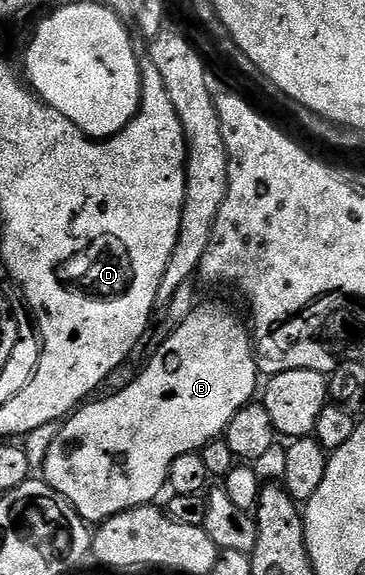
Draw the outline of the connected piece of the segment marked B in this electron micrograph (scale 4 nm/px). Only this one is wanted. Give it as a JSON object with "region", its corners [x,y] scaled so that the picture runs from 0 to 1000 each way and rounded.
{"region":[[[551,523],[537,537],[521,543],[521,550],[510,550],[510,557],[479,562],[474,574],[482,576],[419,612],[416,624],[397,633],[395,645],[386,650],[375,649],[359,664],[340,666],[326,678],[304,680],[293,687],[299,692],[285,692],[277,699],[263,699],[266,696],[233,697],[162,743],[167,748],[145,758],[142,770],[134,772],[132,784],[121,790],[118,837],[129,838],[134,845],[145,845],[219,892],[219,899],[244,911],[271,911],[348,887],[425,875],[430,871],[427,864],[444,856],[452,857],[466,807],[477,807],[477,800],[488,800],[488,793],[540,788],[559,781],[564,770],[605,760],[614,746],[630,737],[630,730],[641,730],[641,723],[652,723],[660,710],[679,704],[682,699],[704,690],[707,664],[701,671],[701,657],[707,659],[707,624],[696,607],[696,588],[685,579],[682,569],[674,565],[671,555],[666,560],[630,534],[611,532],[603,525]]]}

